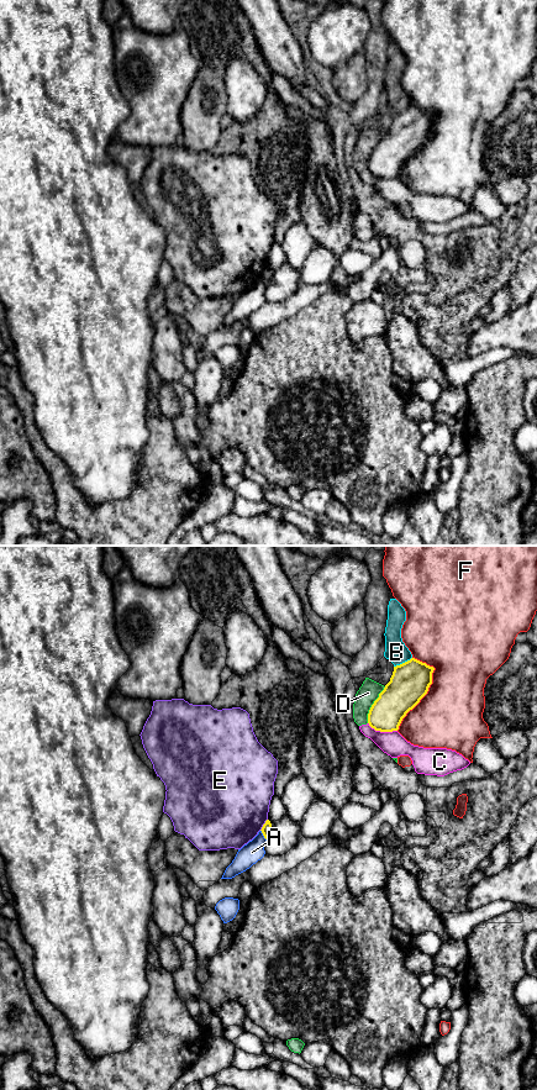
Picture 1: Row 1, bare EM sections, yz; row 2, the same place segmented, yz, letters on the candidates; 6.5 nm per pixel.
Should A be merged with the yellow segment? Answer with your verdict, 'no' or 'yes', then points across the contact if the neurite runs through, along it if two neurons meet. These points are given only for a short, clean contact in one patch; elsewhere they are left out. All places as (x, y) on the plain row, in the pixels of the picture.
no; border yz (261, 277), (266, 287)

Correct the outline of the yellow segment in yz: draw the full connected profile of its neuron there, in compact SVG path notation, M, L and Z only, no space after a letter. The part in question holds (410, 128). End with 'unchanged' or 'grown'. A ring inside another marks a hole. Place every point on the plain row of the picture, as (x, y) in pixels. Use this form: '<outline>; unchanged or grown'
M415 105L394 114L390 128L369 157L369 173L380 179L398 178L406 160L427 141L433 117Z; unchanged

